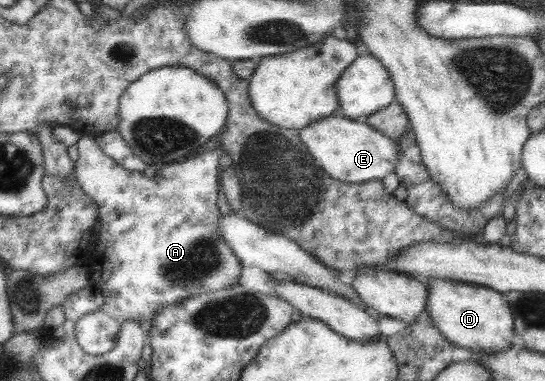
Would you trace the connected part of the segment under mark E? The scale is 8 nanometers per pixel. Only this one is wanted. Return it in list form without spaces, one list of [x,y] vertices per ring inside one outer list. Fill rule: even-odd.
[[[329,115],[299,129],[298,138],[308,154],[328,173],[328,176],[349,184],[382,180],[394,173],[398,165],[398,140],[375,130],[366,121],[346,119],[342,115]]]

